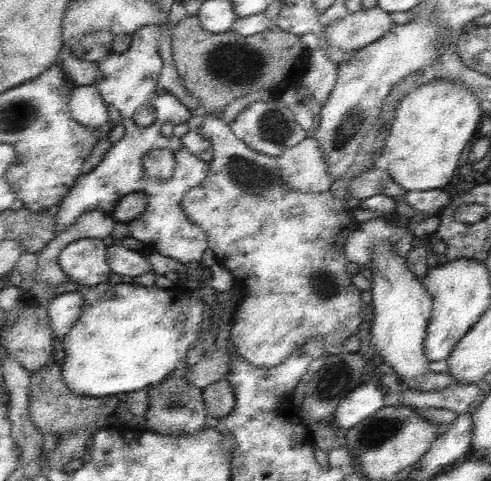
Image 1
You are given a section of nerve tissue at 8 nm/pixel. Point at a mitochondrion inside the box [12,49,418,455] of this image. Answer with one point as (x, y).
(250, 177)

